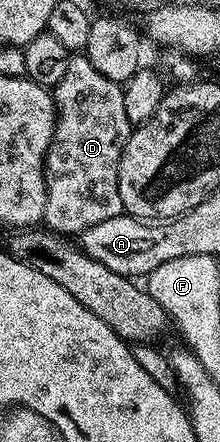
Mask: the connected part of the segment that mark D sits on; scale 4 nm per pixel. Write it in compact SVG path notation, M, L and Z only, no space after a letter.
M75 54L67 61L67 70L59 83L54 85L55 111L57 121L55 139L47 152L45 171L47 174L47 202L42 223L52 232L59 232L68 238L78 237L89 226L97 226L109 218L124 215L119 189L119 163L131 137L133 126L129 114L125 114L125 98L120 84L105 78L85 54Z

